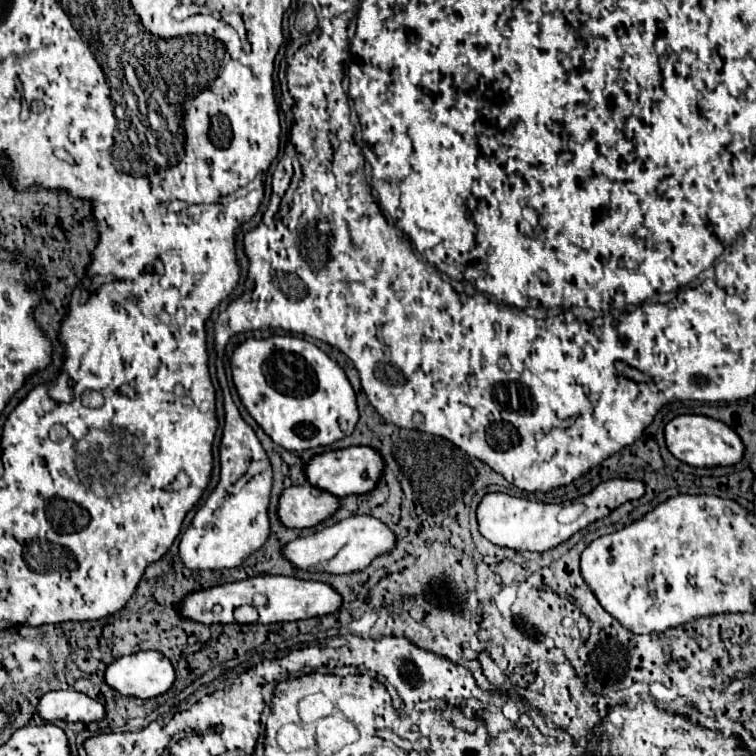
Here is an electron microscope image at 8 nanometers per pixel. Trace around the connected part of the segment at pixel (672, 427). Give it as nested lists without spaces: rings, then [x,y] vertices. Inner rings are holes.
[[[699,414],[675,416],[665,426],[665,442],[667,442],[669,452],[675,458],[679,458],[681,462],[687,462],[691,466],[699,466],[699,468],[731,466],[731,464],[737,464],[743,456],[741,438],[727,424],[713,420],[709,416],[699,416]]]

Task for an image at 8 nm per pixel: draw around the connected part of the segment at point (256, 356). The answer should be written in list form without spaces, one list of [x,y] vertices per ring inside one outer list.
[[[269,336],[263,340],[245,338],[235,346],[231,356],[231,376],[237,388],[237,394],[253,416],[253,420],[263,428],[263,432],[279,446],[287,450],[307,450],[317,446],[327,446],[339,438],[345,438],[353,432],[359,412],[355,402],[355,392],[345,376],[345,372],[333,362],[323,350],[315,344],[297,338],[297,336]]]

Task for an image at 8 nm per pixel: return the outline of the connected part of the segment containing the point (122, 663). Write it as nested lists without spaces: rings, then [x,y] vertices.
[[[135,652],[117,658],[105,670],[105,682],[123,696],[155,698],[165,694],[175,680],[171,662],[161,652]]]

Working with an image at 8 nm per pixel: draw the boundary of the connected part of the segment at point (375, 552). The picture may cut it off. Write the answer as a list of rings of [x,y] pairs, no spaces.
[[[351,516],[341,522],[335,522],[333,526],[327,526],[315,534],[295,538],[287,542],[281,548],[281,554],[287,562],[291,562],[295,568],[307,570],[307,572],[329,572],[329,574],[347,574],[357,572],[369,566],[369,562],[389,552],[395,544],[393,532],[377,518],[373,516]]]

